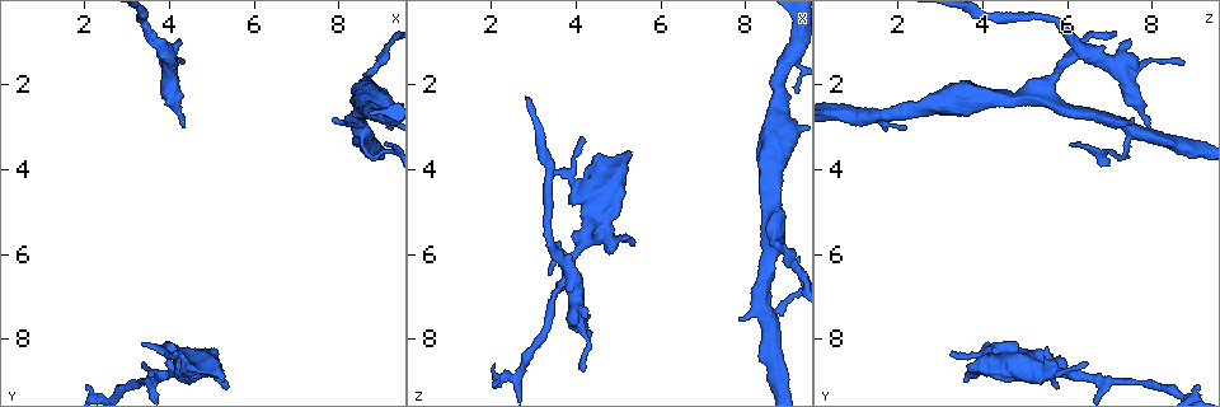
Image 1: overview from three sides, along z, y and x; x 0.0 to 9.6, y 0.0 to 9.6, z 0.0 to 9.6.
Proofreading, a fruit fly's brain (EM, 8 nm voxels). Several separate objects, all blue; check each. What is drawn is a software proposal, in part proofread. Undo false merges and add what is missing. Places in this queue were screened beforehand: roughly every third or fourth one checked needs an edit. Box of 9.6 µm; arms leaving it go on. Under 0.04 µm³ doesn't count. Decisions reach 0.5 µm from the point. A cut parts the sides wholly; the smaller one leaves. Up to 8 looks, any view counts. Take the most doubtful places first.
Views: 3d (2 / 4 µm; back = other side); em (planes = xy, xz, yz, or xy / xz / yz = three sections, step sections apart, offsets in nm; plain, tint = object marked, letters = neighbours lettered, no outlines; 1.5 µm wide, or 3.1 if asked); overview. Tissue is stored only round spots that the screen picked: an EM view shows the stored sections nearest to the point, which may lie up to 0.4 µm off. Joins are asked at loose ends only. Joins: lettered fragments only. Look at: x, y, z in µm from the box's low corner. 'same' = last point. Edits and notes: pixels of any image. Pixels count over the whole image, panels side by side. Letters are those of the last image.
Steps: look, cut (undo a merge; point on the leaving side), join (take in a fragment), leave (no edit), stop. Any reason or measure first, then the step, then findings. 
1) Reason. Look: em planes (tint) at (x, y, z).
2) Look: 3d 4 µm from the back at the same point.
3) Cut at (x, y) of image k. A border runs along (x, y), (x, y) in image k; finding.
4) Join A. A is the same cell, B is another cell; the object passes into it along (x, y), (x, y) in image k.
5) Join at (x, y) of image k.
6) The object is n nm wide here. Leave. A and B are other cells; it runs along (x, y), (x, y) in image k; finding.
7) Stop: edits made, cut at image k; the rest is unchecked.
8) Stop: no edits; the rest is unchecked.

Stops while still wide. Look: 3d 2 µm at (4.40, 3.00, 7.90).

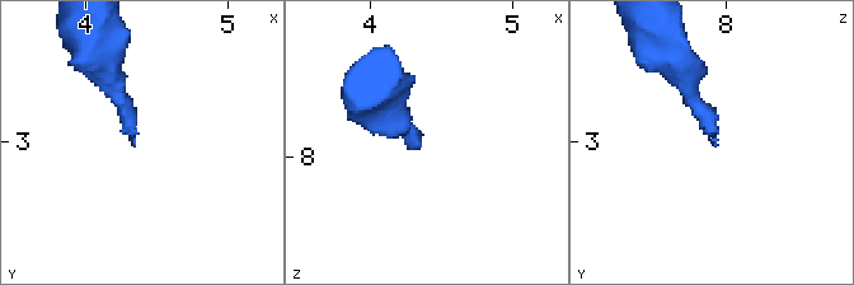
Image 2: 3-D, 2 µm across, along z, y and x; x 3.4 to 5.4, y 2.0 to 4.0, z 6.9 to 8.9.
Need the tissue. Look: em yz step 8 (tint) at (4.34, 3.00, 7.94).

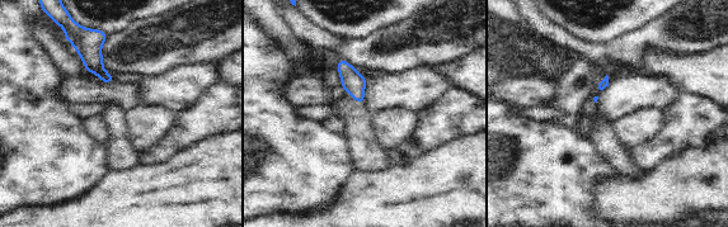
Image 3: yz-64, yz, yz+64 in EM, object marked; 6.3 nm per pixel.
What lies round it. Look: em yz step 8 (letters) at the same point.

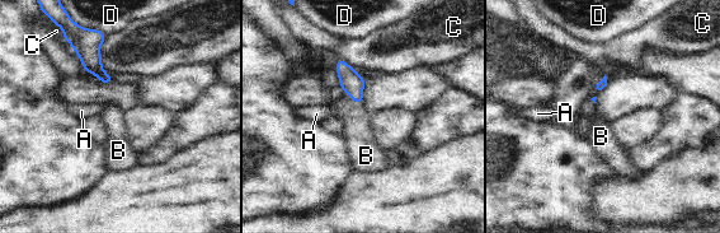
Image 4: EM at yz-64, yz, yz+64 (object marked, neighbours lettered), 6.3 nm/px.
Join B. B is the same cell, A, C and D are other cells; the object passes into it along (352, 83), (353, 101), (357, 133) in image 4; the neuron continues.

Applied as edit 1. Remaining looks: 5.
Redraw. Look: overview.

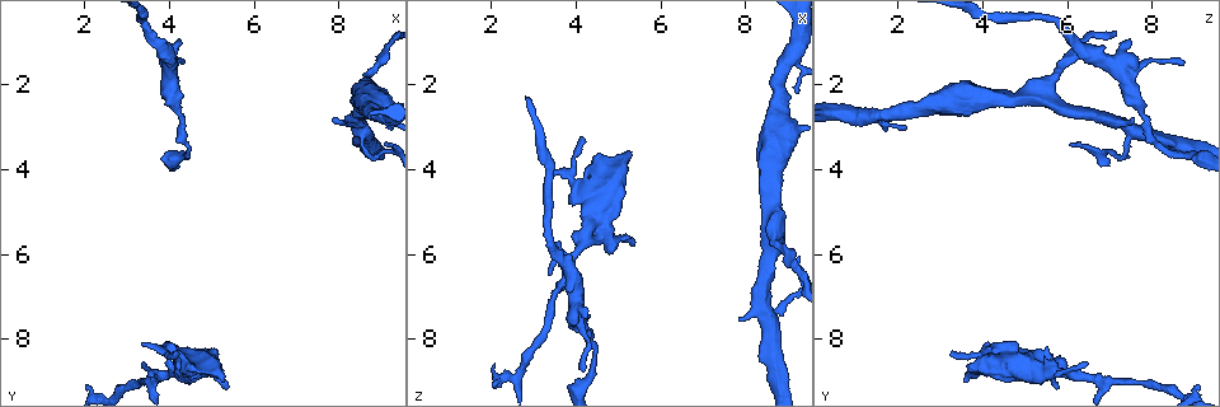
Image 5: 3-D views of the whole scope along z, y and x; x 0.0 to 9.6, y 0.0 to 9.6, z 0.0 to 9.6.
Branch stops here. Look: em xz step 8 (tint) at (7.85, 2.85, 7.60).

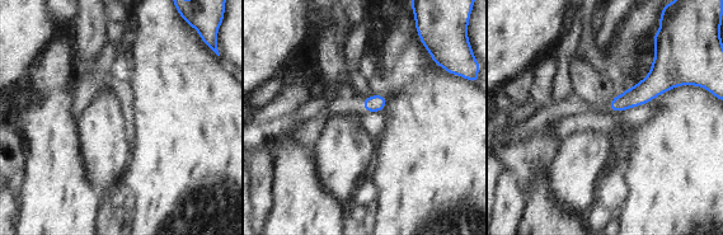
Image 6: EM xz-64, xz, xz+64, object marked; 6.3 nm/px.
Look: em planes (letters) at the same point.

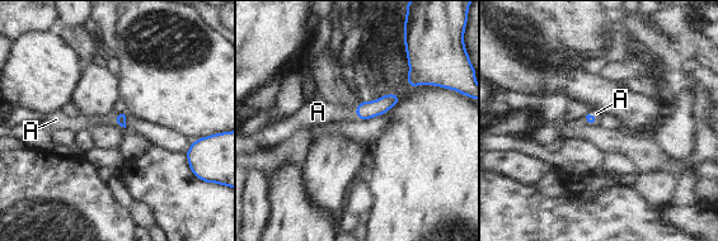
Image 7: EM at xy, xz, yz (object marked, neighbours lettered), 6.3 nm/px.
Join A. A is the same cell; the neuron continues.

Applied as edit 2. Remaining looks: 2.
Look: overview.

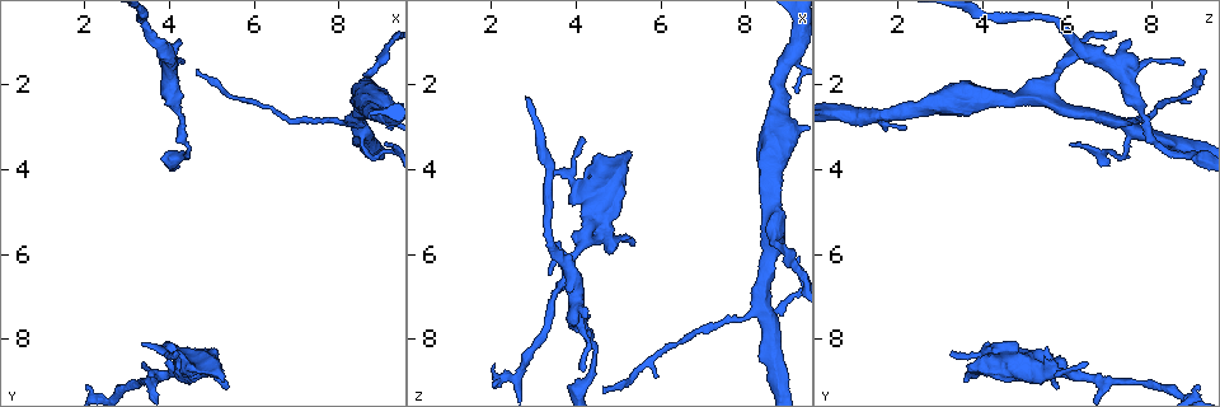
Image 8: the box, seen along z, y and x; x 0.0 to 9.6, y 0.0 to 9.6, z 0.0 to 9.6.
Branch stops here. Look: em xy step 8 (letters) at (5.20, 9.00, 3.55).

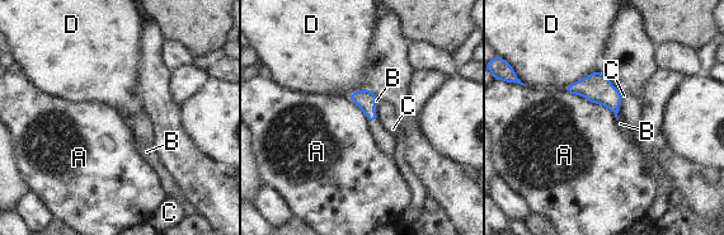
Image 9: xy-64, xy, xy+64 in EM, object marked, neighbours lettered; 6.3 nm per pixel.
The longest contact is with A, 380 nm. Join B. B is the same cell, A, C and D are other cells; the object passes into it along (365, 99), (370, 121), (385, 142) in image 9; the neuron continues.

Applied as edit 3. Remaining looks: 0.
Stop: edits made, join at image 4, join at image 7, join at image 9; the rest is unchecked.

